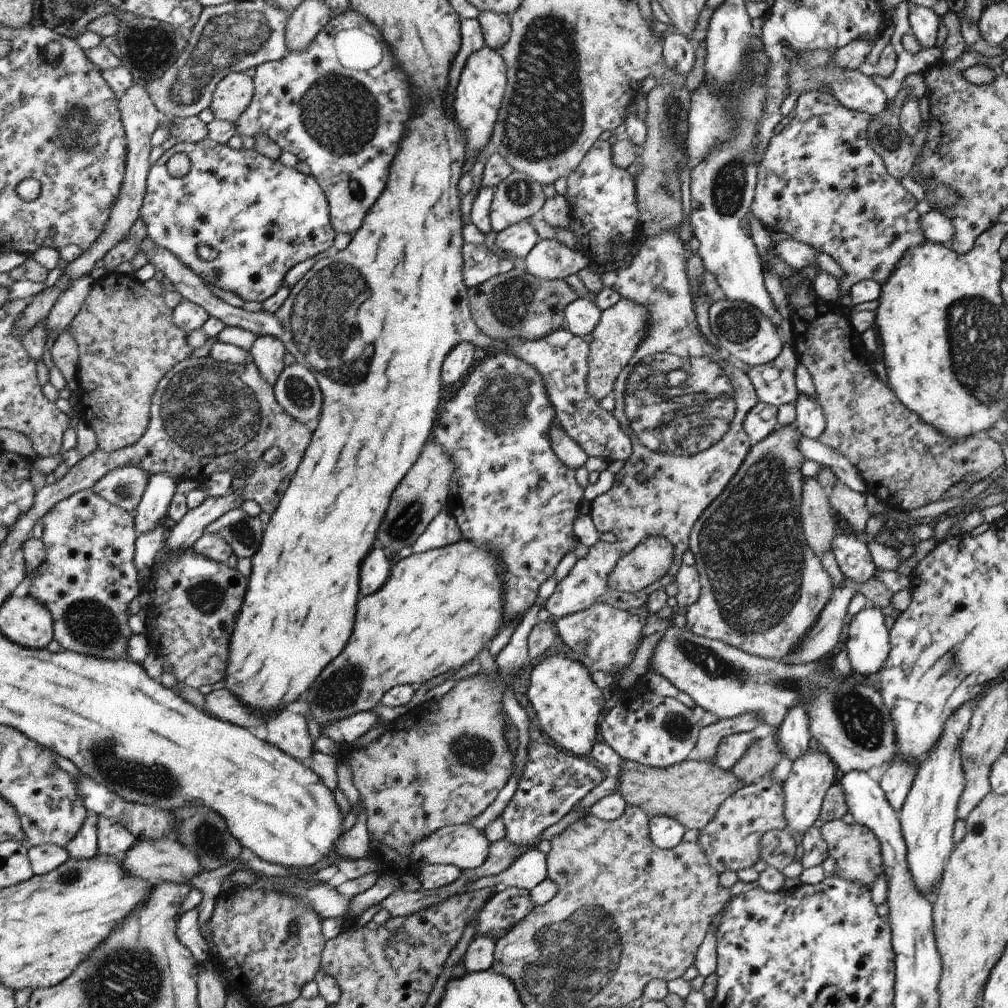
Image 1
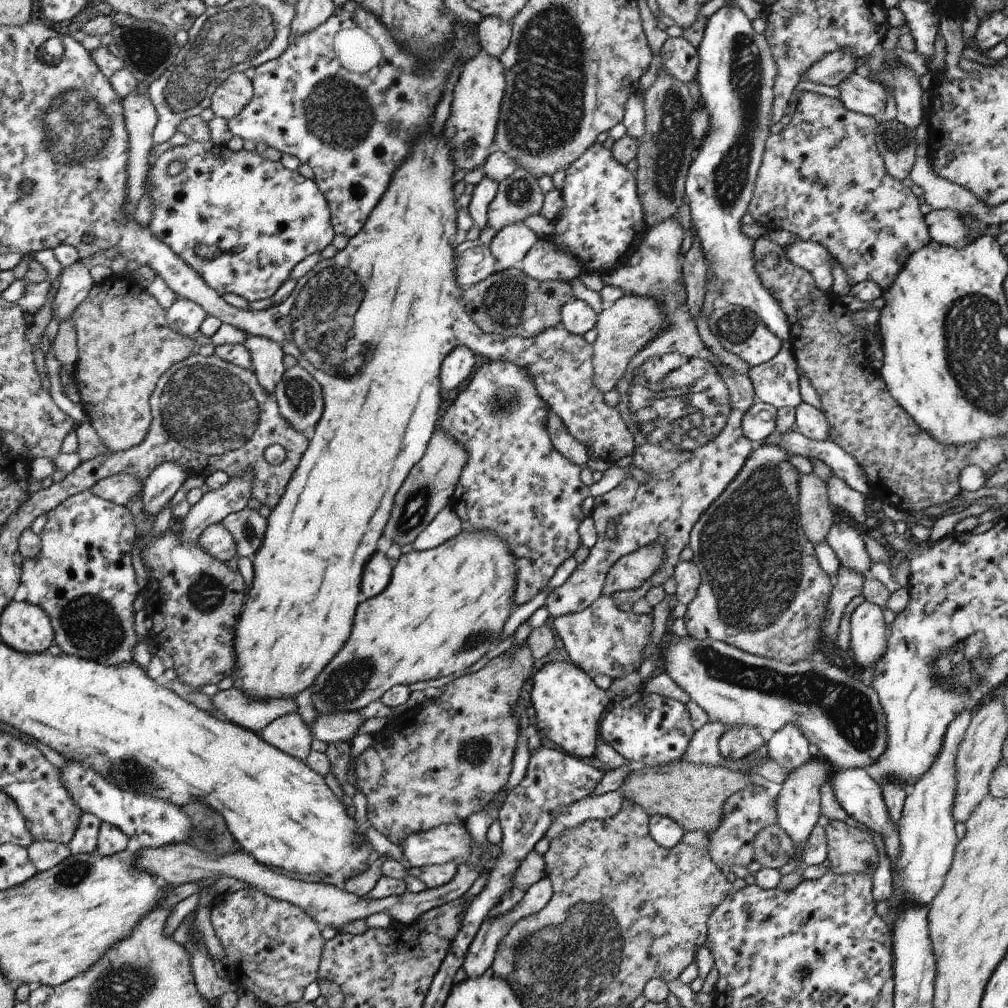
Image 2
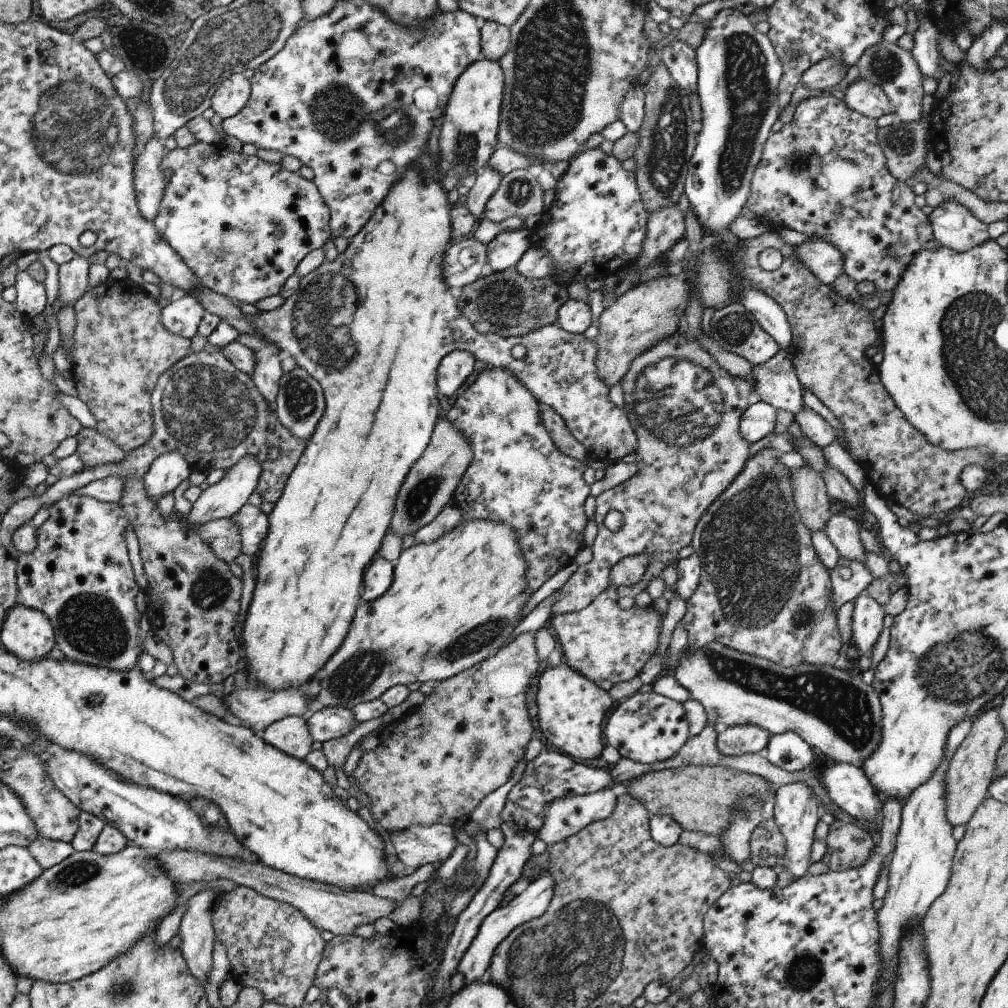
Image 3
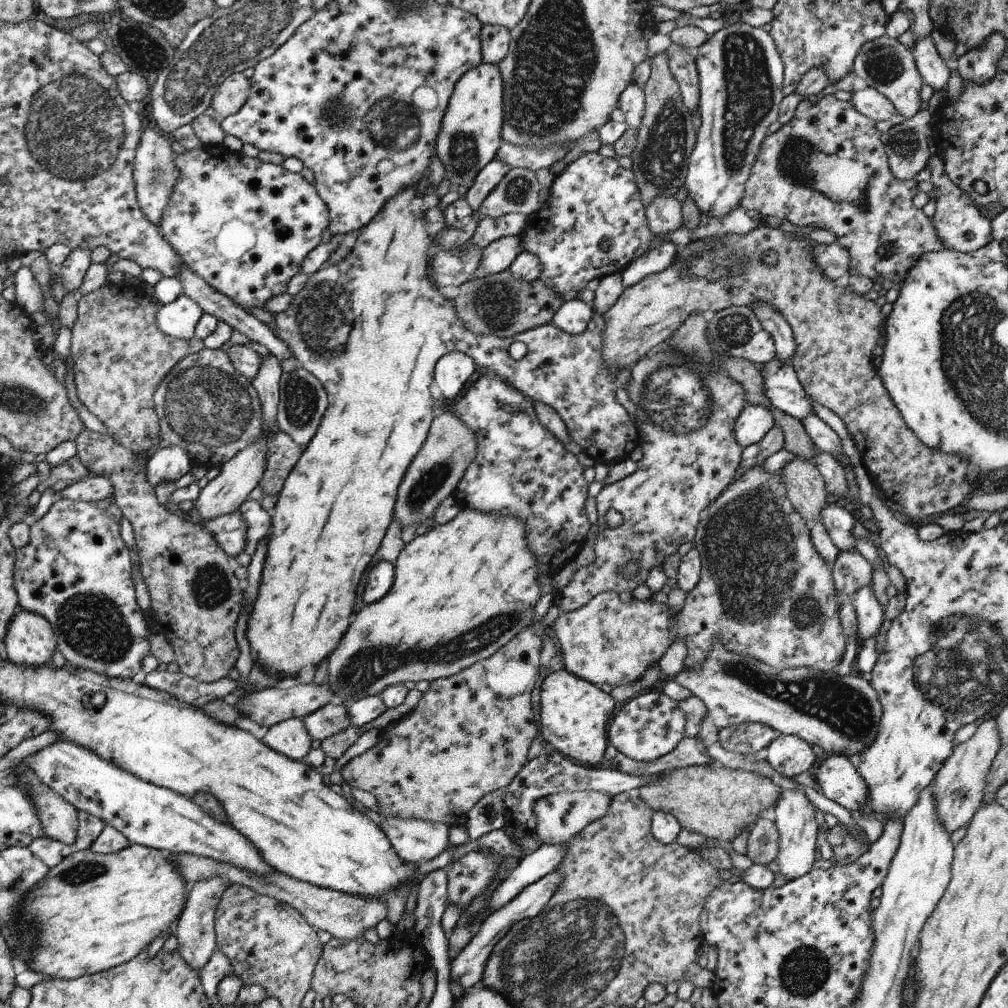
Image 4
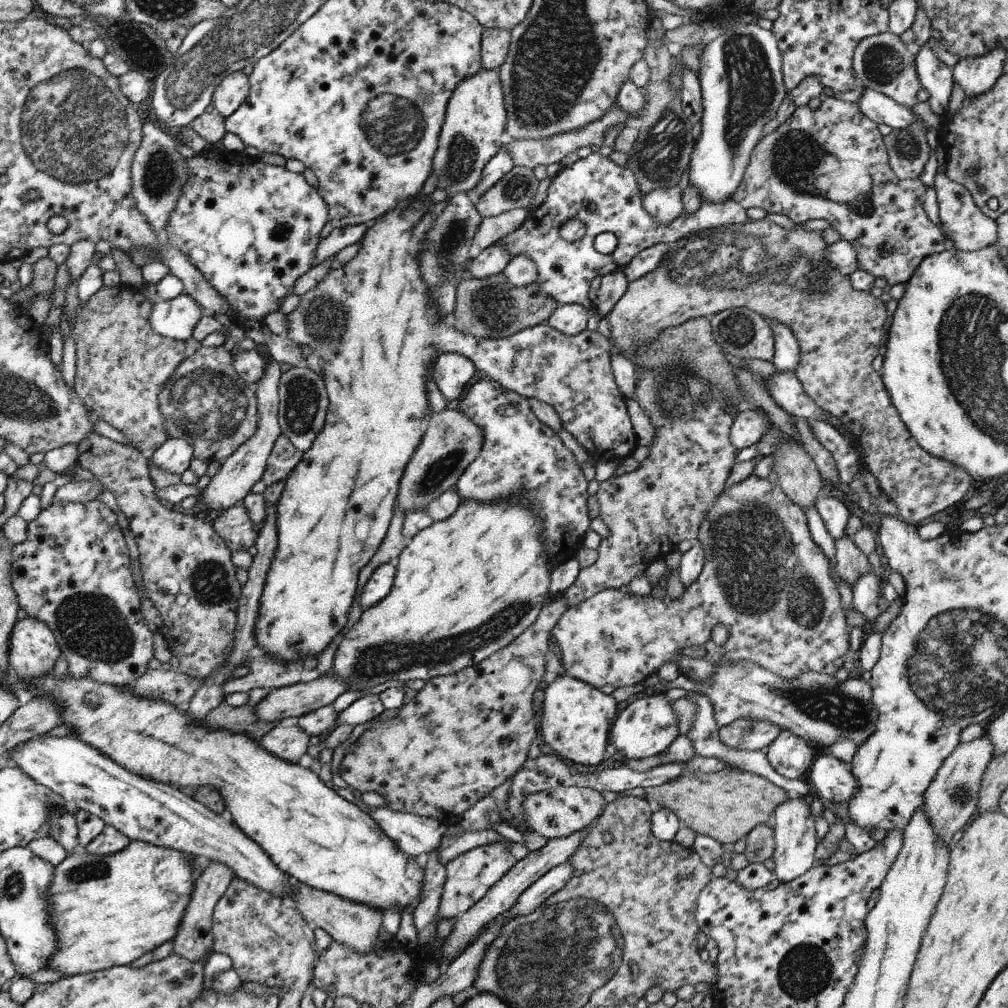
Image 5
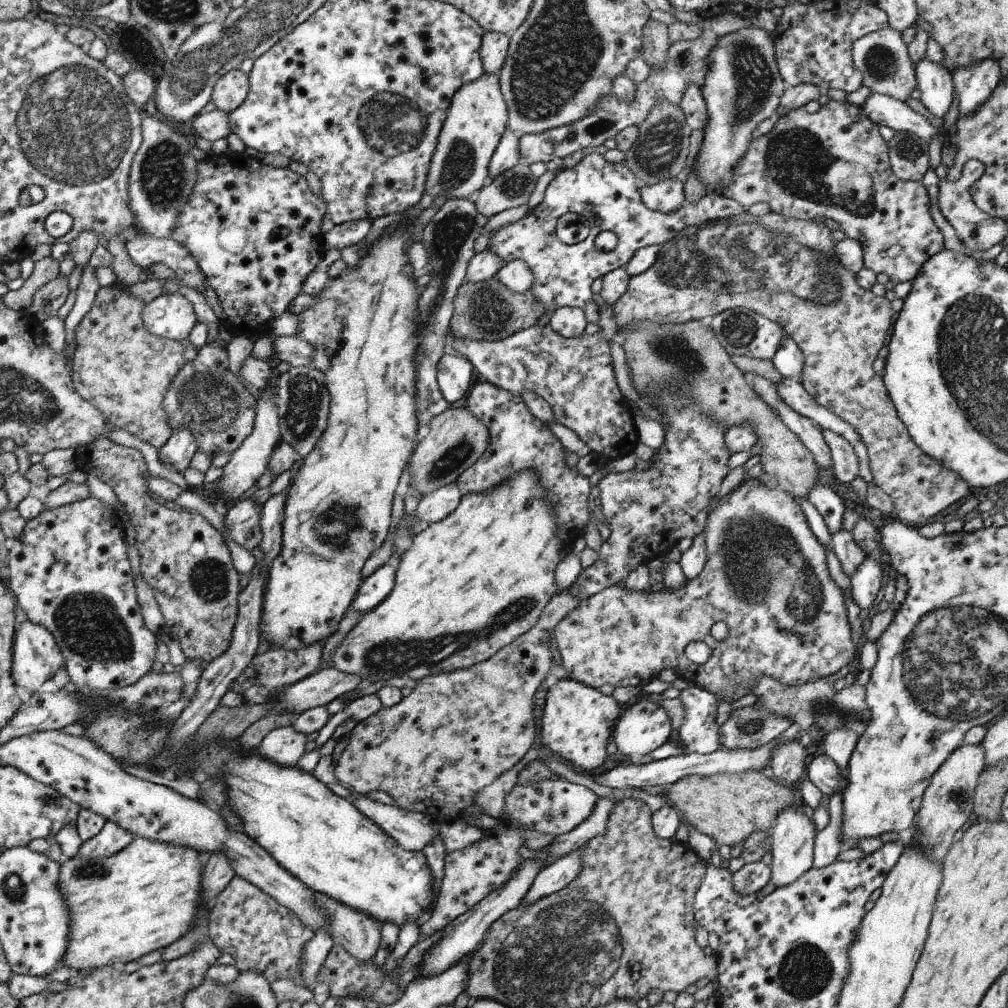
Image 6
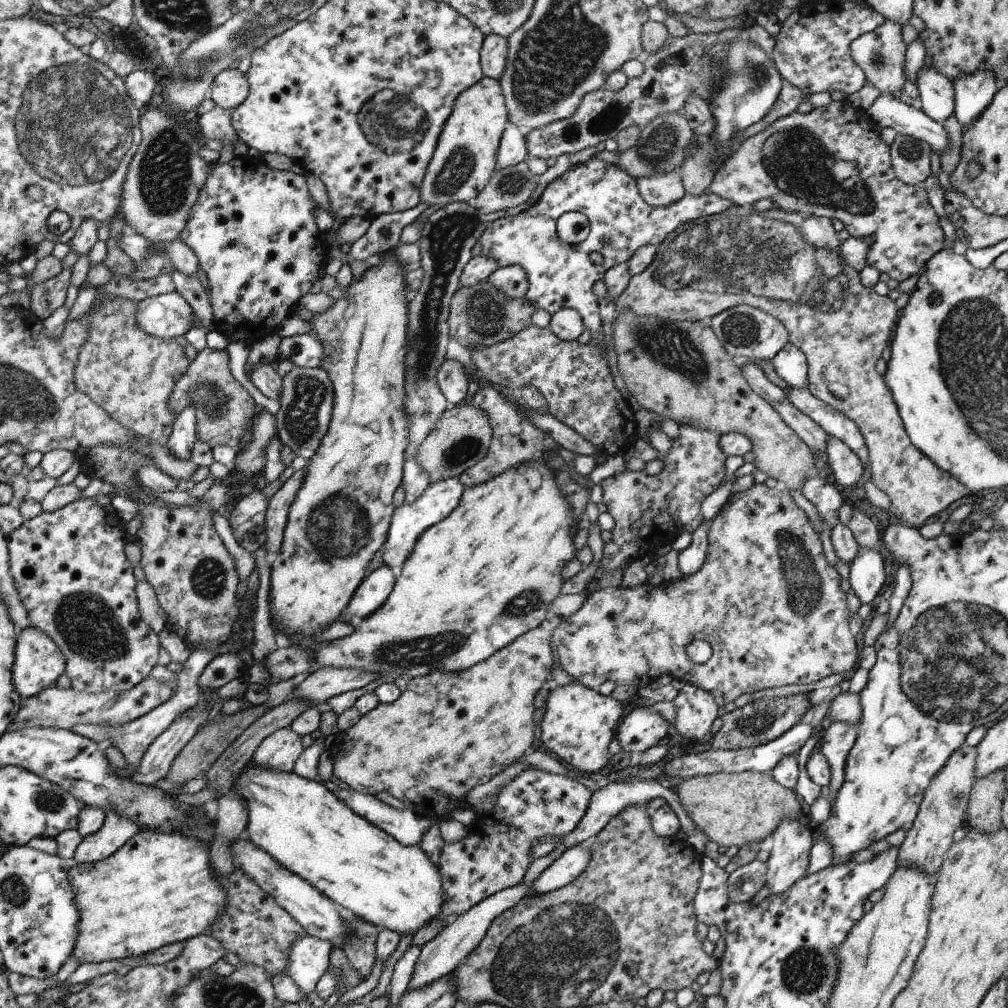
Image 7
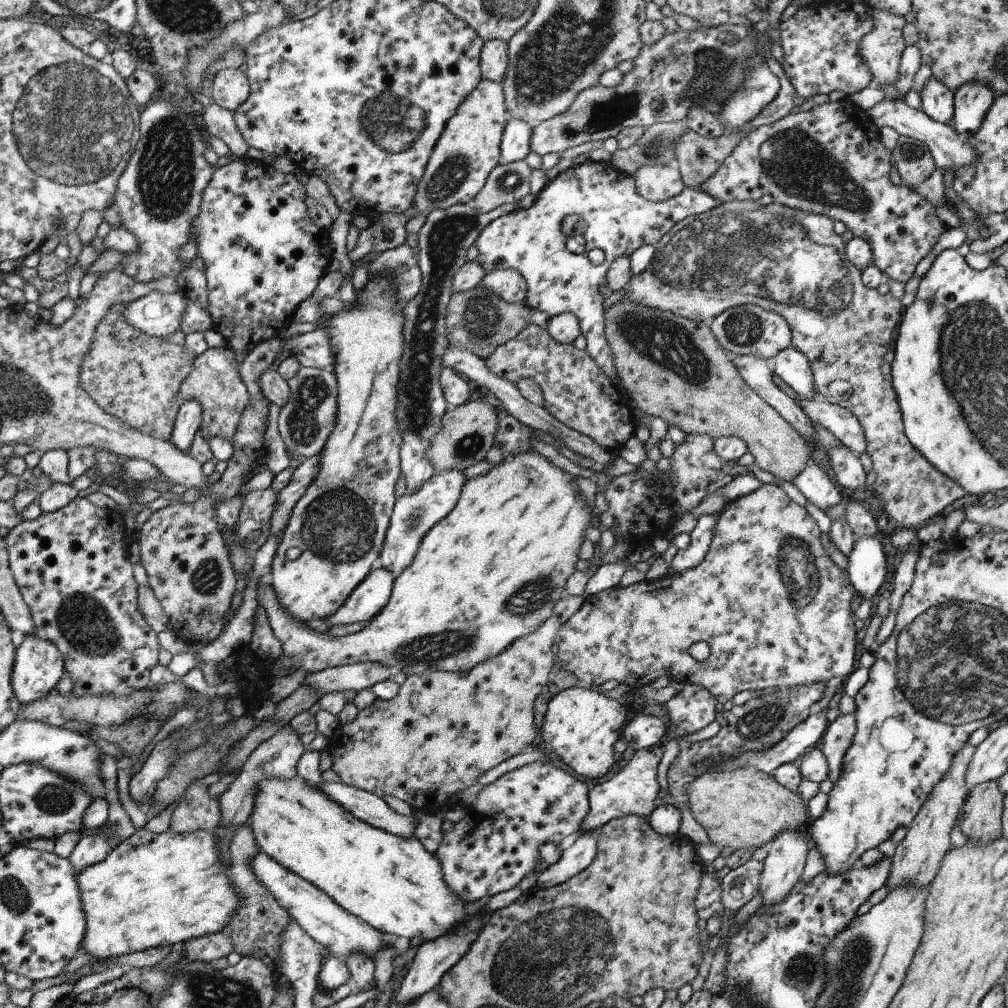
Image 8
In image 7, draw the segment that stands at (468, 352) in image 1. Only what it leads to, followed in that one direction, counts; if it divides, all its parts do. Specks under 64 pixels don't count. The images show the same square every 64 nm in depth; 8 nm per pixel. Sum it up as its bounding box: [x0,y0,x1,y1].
[437,359,469,407]

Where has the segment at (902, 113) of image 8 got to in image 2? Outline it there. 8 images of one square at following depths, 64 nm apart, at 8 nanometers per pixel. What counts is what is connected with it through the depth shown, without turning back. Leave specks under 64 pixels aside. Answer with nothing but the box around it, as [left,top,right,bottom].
[839,72,886,118]

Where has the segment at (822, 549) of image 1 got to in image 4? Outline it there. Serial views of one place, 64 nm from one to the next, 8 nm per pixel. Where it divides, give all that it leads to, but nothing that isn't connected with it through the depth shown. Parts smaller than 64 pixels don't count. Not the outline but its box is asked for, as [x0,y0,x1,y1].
[779,456,826,525]

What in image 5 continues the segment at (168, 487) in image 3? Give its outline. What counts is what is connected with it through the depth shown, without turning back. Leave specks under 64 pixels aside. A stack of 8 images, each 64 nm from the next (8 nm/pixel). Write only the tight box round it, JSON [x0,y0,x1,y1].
[152,438,194,474]

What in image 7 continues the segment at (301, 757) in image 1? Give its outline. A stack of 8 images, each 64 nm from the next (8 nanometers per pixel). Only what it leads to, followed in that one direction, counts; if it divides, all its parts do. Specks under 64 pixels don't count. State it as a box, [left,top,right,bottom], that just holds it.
[252,727,302,772]

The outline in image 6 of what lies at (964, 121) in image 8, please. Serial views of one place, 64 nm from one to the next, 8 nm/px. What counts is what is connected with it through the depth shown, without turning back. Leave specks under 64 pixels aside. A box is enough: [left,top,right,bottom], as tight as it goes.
[951,58,1003,116]

